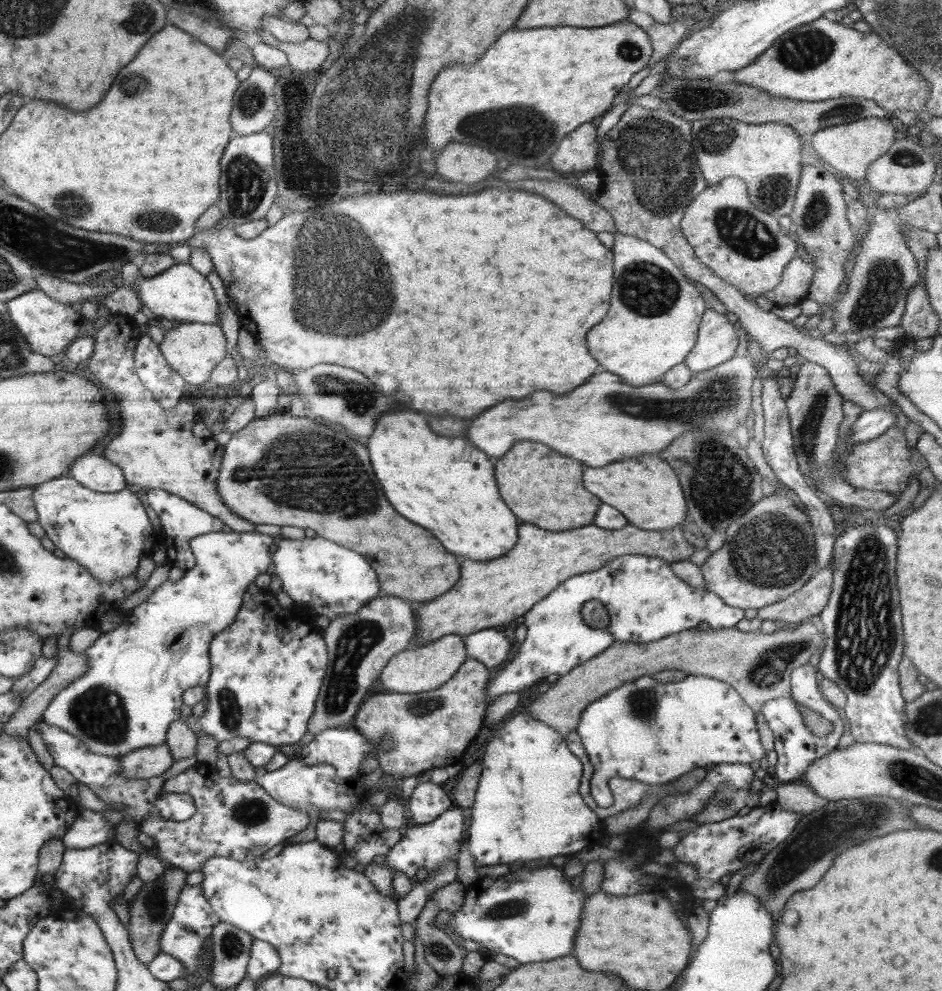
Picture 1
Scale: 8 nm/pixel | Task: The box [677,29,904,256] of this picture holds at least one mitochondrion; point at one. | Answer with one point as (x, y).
(716, 137)

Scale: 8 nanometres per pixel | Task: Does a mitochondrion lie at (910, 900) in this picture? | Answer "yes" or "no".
no

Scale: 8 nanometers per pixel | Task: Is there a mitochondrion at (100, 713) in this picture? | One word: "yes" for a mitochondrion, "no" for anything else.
yes

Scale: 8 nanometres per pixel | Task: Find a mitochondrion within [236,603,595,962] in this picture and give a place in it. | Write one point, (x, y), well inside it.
(355, 641)

